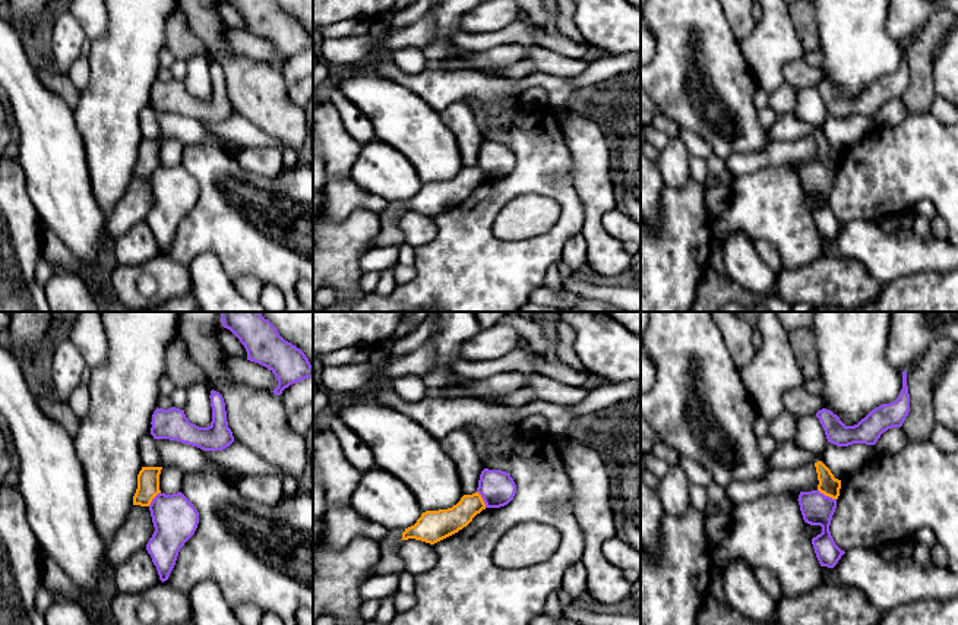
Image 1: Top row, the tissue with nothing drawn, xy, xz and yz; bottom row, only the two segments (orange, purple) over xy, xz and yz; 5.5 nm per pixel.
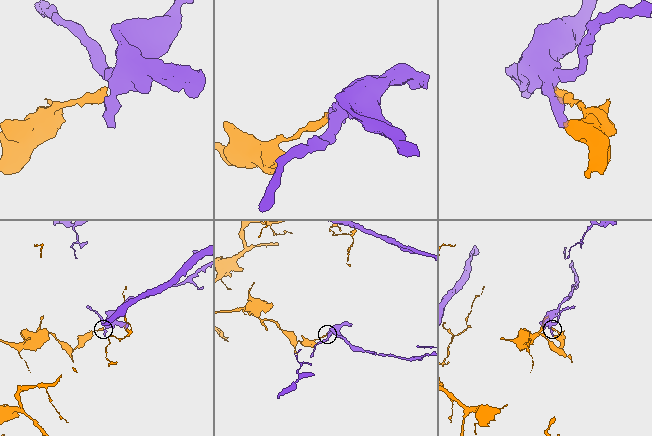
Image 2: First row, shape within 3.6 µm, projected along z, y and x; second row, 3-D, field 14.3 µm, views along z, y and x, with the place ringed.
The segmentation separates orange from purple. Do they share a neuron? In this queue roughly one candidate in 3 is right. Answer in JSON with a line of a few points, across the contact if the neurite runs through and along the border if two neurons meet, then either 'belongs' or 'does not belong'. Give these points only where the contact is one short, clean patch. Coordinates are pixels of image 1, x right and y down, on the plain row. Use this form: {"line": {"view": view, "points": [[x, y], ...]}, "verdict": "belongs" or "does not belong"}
{"line": {"view": "yz", "points": [[818, 161], [835, 171]]}, "verdict": "does not belong"}

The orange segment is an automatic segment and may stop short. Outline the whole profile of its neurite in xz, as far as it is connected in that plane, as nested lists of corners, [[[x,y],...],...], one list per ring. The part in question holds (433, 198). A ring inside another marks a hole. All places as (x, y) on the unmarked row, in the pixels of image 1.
[[[478,164],[464,167],[452,180],[423,184],[414,198],[405,201],[402,212],[434,217],[467,199],[483,181],[486,176]]]

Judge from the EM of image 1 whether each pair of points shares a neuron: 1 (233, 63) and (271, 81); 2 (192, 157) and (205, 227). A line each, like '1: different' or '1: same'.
1: same
2: same

